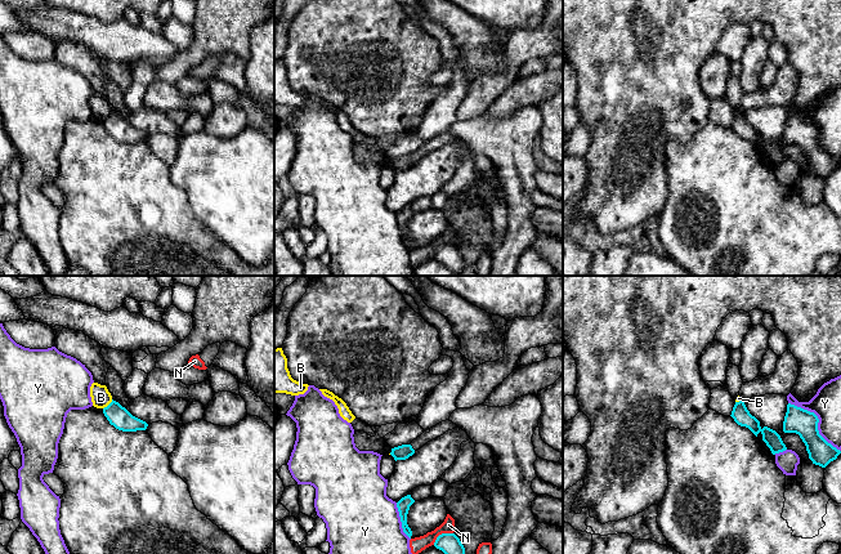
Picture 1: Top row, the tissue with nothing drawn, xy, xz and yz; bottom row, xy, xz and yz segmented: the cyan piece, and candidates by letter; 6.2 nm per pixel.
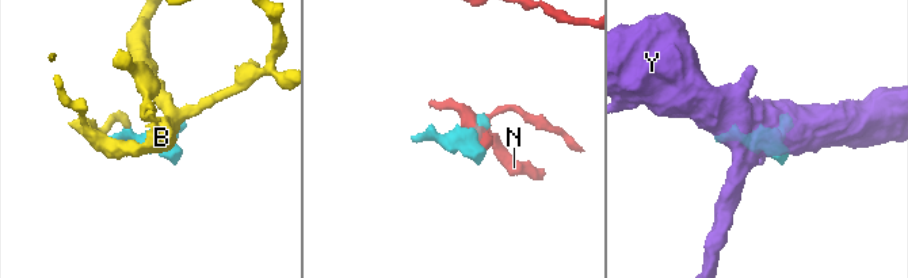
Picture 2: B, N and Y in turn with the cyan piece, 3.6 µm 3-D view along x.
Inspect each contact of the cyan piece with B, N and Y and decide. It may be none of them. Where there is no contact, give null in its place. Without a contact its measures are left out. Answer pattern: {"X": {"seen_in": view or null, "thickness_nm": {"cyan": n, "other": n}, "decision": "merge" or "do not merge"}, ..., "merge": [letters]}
{"B": {"seen_in": "xy", "thickness_nm": {"cyan": 140, "other": 120}, "decision": "do not merge"}, "N": {"seen_in": "xz", "thickness_nm": {"cyan": 130, "other": 90}, "decision": "do not merge"}, "Y": {"seen_in": "yz", "thickness_nm": {"cyan": 160, "other": 180}, "decision": "do not merge"}, "merge": []}

